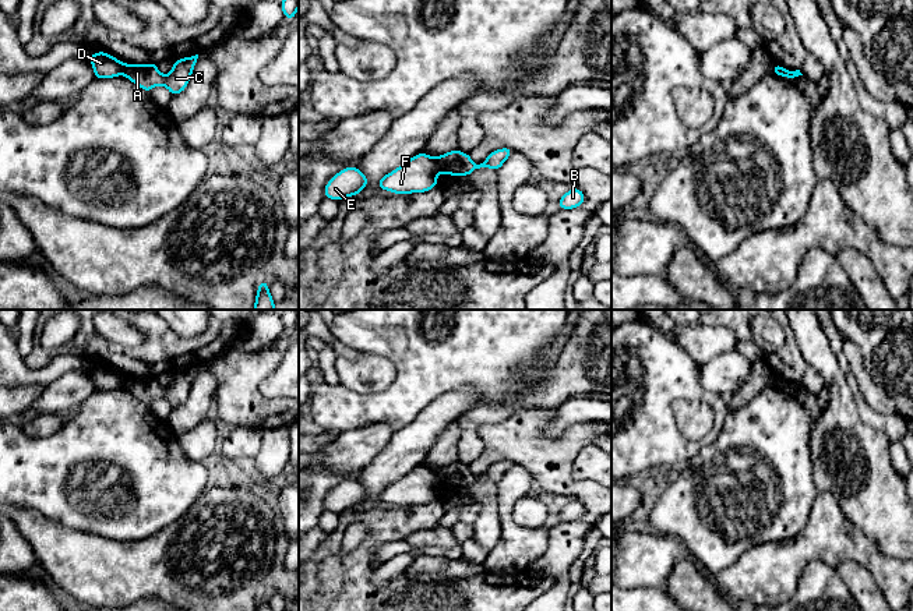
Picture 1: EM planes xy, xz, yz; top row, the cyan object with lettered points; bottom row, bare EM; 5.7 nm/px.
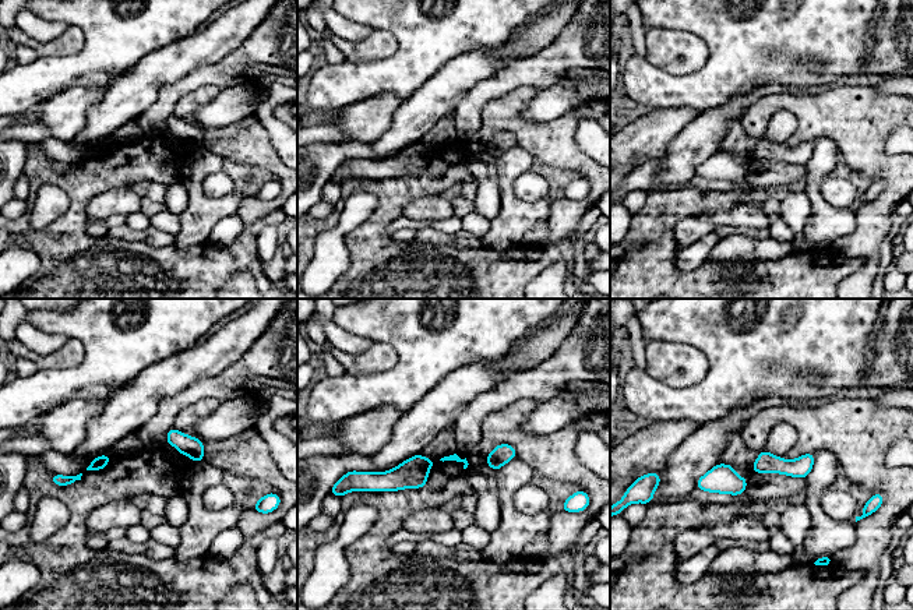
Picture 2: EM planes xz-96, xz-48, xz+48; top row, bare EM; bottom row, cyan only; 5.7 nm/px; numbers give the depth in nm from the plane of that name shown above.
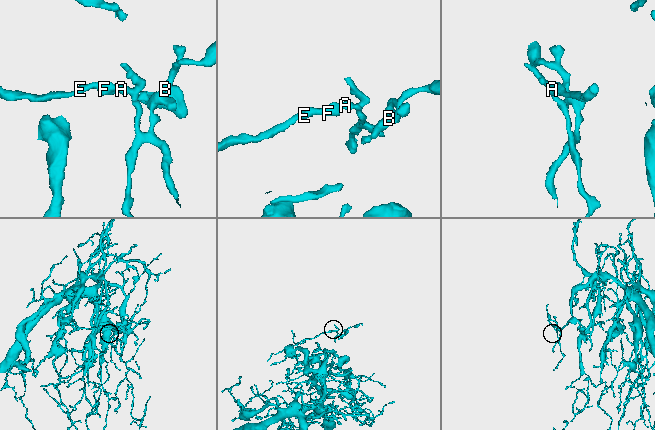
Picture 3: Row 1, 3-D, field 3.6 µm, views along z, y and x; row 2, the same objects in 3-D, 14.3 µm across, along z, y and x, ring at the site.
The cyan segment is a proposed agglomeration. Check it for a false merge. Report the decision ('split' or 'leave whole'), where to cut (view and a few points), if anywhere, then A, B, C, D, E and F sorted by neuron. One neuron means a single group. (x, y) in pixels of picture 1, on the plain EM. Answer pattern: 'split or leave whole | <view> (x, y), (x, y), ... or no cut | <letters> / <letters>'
split | xz (434, 470), (439, 483) | A B C / D E F

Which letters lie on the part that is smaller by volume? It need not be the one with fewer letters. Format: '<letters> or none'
A, B, C

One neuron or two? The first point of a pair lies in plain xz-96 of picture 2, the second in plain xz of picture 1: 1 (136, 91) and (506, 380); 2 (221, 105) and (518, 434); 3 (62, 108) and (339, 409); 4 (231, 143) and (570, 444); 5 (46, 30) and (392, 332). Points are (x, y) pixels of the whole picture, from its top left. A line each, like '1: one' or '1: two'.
1: two
2: two
3: two
4: one
5: two

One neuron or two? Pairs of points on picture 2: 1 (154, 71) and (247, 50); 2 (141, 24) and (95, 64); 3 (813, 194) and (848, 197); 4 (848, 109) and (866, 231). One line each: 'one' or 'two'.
1: two
2: one
3: two
4: one

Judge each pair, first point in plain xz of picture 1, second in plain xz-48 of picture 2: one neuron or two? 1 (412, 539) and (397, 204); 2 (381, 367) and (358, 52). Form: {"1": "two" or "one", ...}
{"1": "two", "2": "one"}

